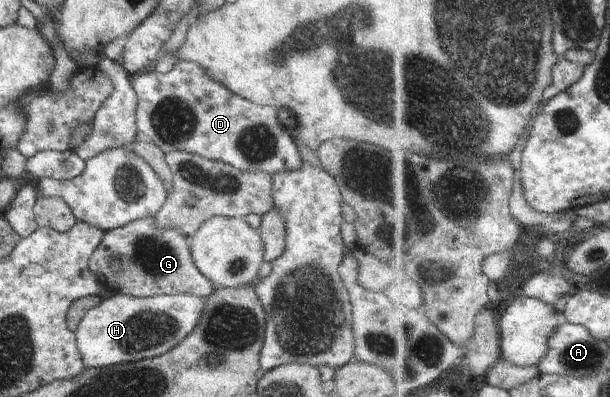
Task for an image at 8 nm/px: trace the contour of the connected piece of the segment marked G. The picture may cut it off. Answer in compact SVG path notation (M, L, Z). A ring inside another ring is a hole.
M155 217L138 219L106 231L89 260L89 269L104 289L133 297L189 294L210 296L216 287L194 264L186 238L174 229L156 226Z

